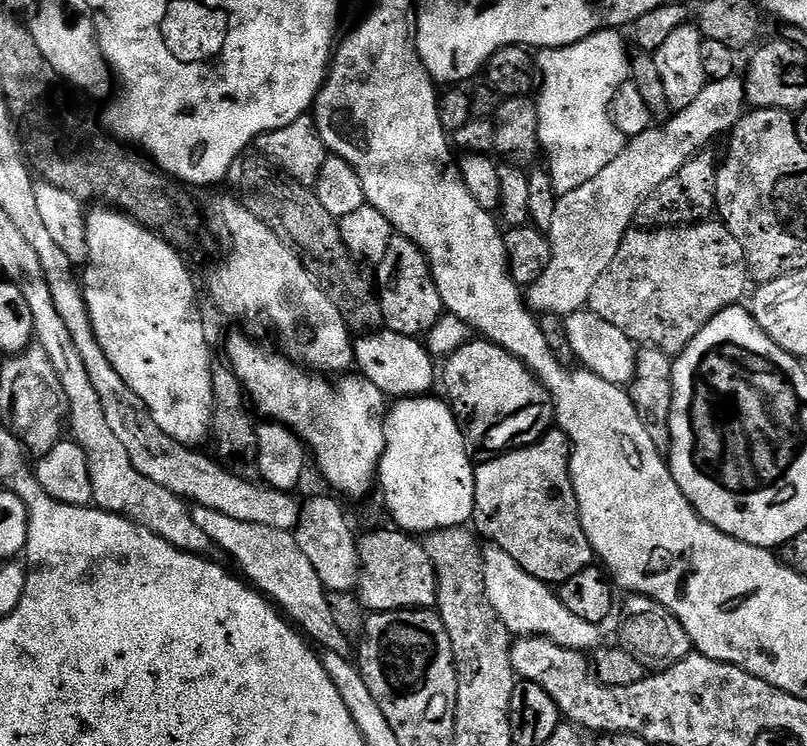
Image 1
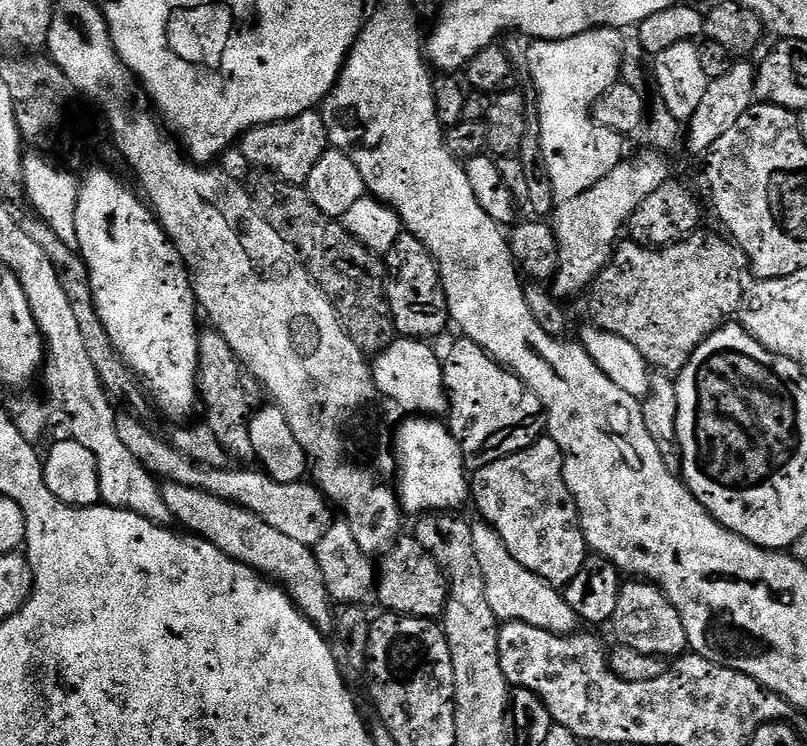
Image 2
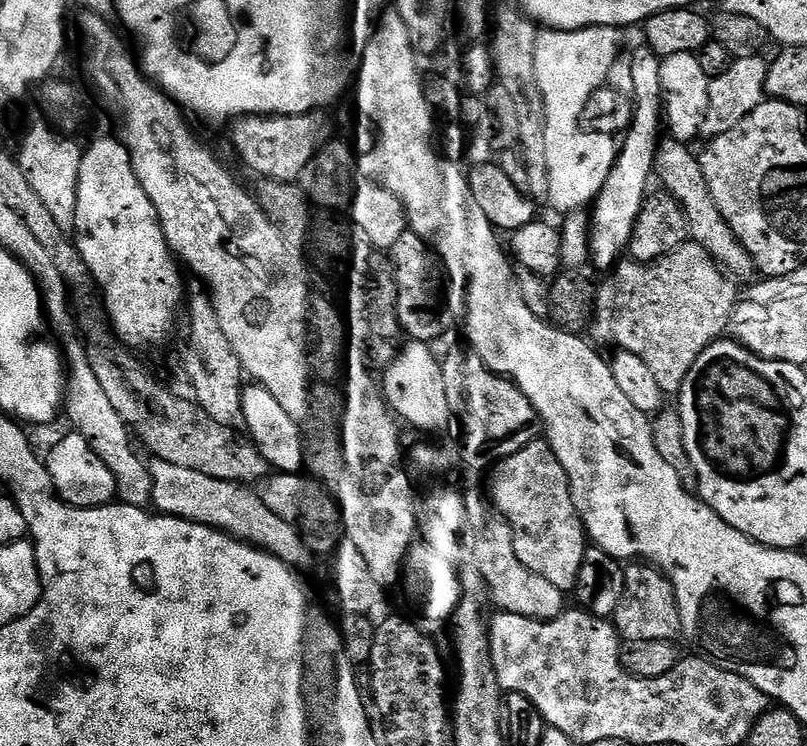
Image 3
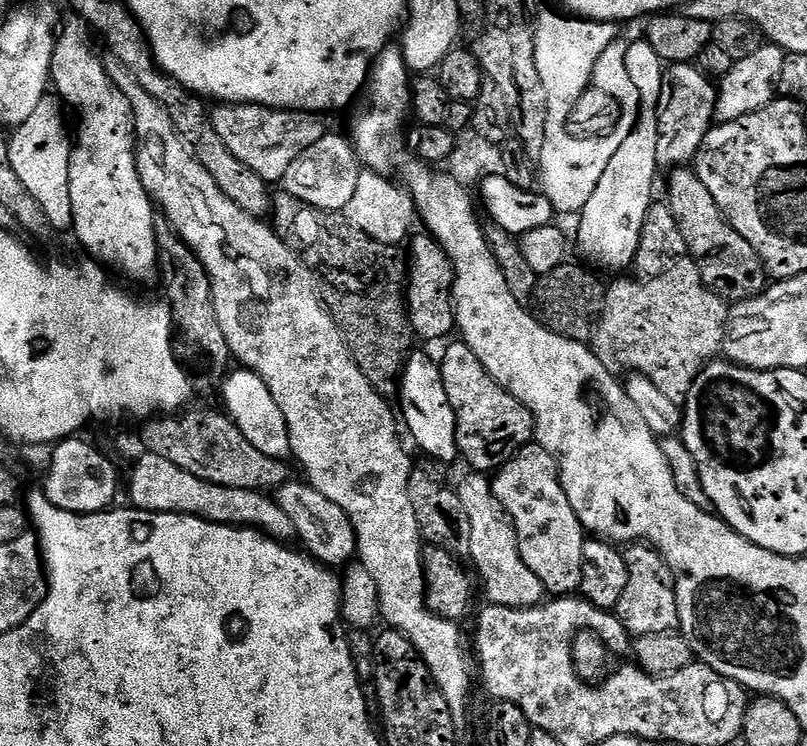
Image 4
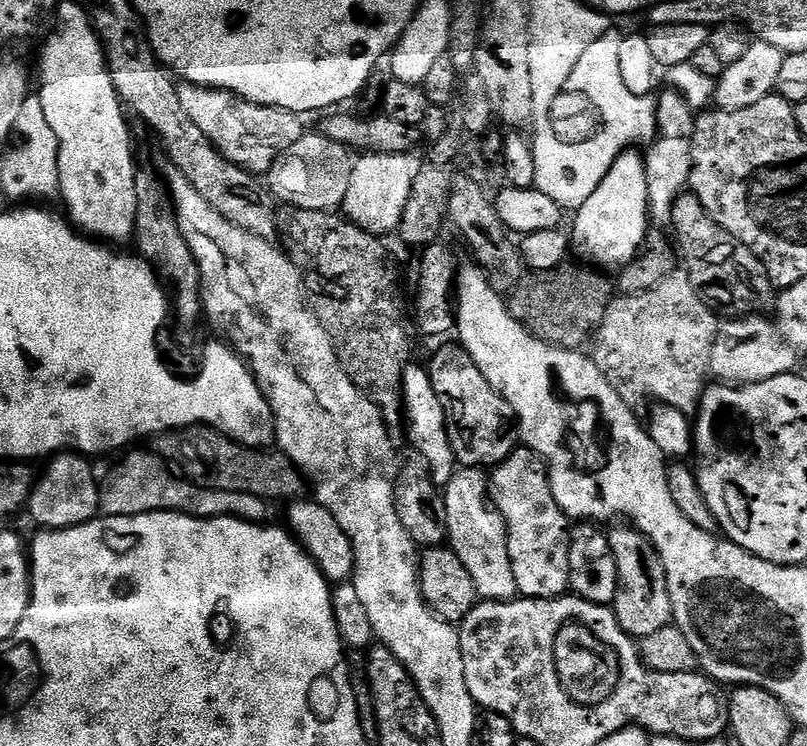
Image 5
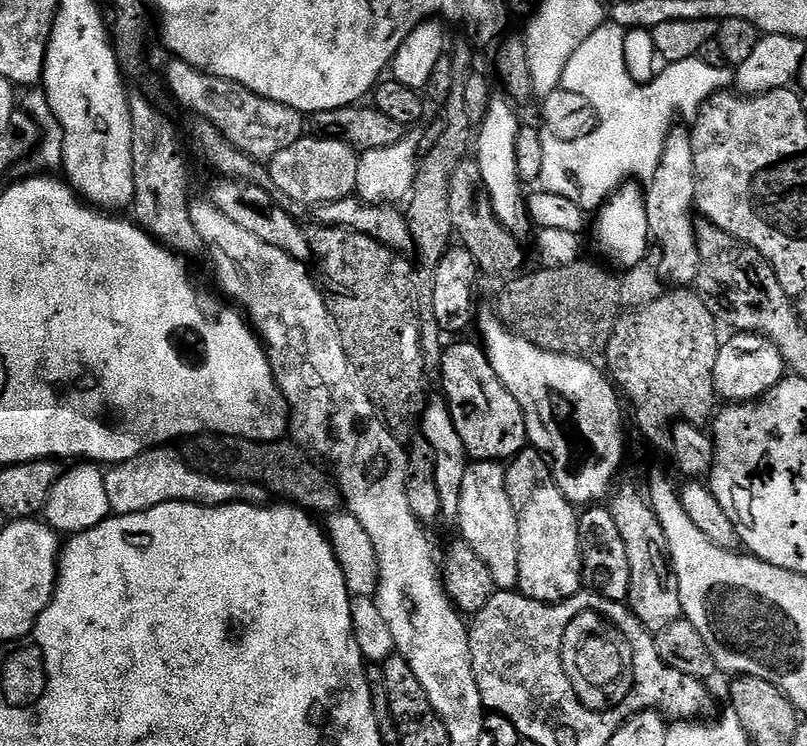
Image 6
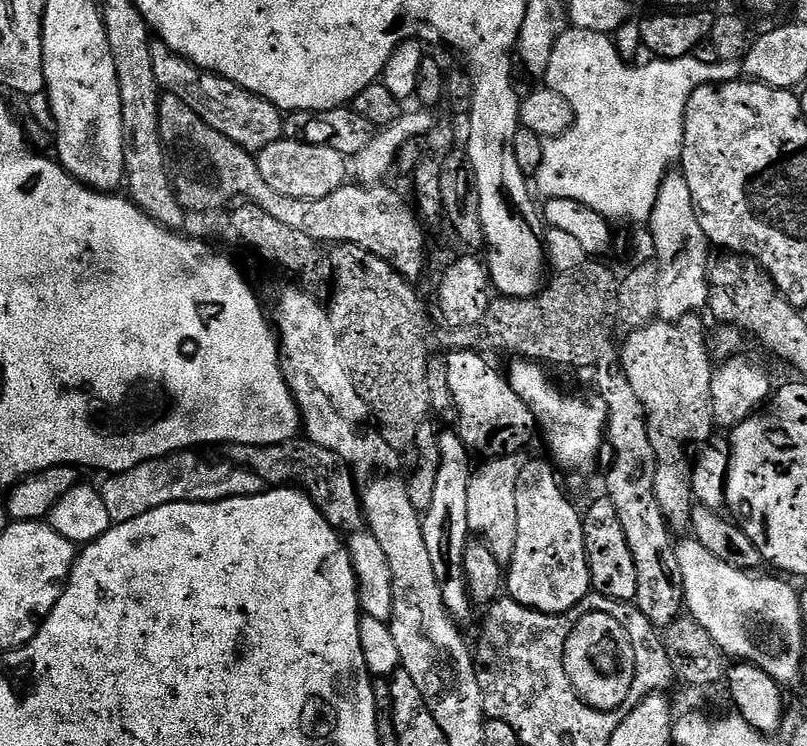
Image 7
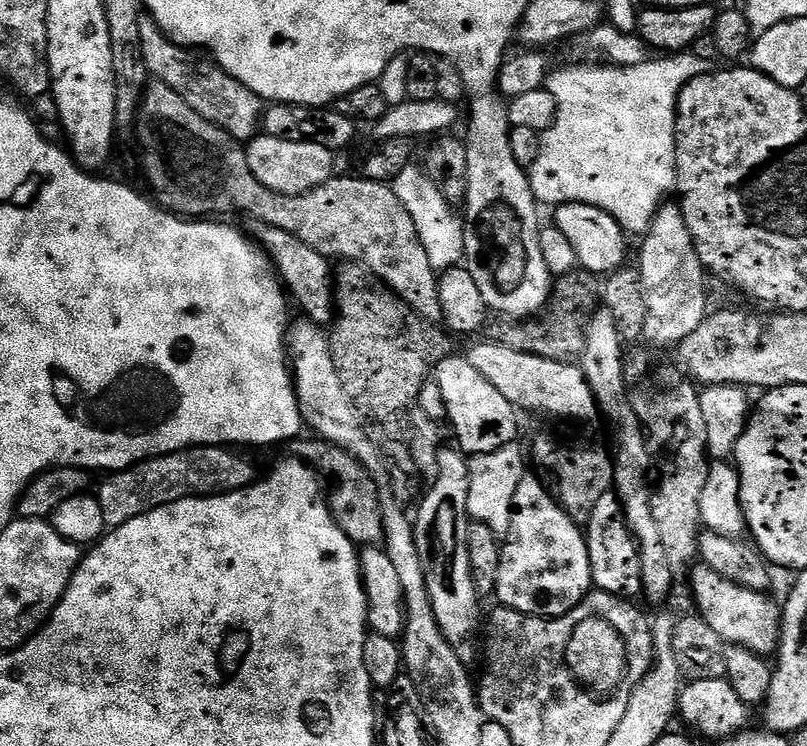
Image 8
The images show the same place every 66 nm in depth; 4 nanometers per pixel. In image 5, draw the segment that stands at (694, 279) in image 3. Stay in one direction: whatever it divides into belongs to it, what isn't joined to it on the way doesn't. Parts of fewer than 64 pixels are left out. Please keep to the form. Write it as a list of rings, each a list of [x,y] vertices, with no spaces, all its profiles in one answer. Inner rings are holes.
[[[691,282],[674,288],[662,284],[650,293],[617,295],[606,310],[600,332],[595,336],[594,359],[613,381],[641,388],[646,395],[653,396],[653,401],[669,404],[689,414],[695,413],[700,397],[705,388],[709,387],[708,375],[714,372],[714,357],[718,352],[716,339],[722,336],[720,320],[712,311],[713,305],[697,292]]]

